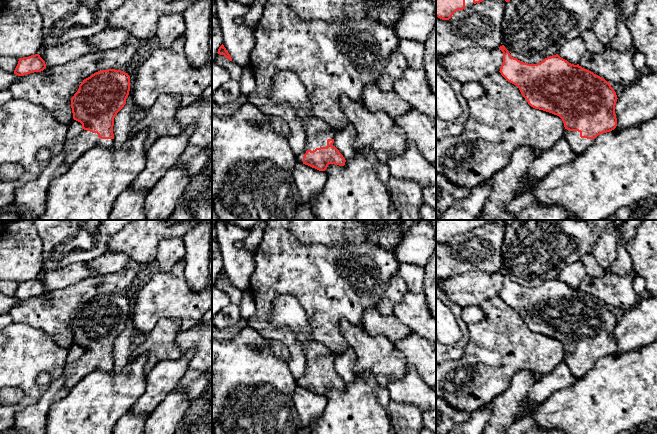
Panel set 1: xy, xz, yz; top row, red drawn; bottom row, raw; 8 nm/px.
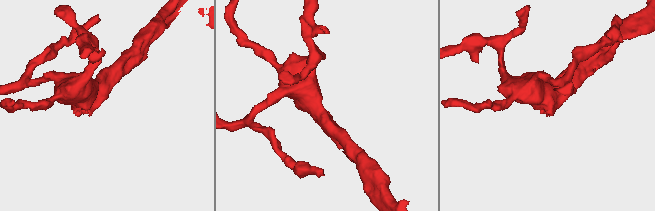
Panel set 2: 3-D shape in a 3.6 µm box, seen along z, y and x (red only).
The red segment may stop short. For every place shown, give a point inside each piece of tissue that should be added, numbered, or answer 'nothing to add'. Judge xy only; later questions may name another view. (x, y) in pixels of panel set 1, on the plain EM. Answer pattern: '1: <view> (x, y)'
1: xy (74, 372)

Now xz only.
1: xz (286, 312)

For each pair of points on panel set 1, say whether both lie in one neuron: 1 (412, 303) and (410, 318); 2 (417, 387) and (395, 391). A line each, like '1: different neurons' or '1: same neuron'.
1: same neuron
2: same neuron

